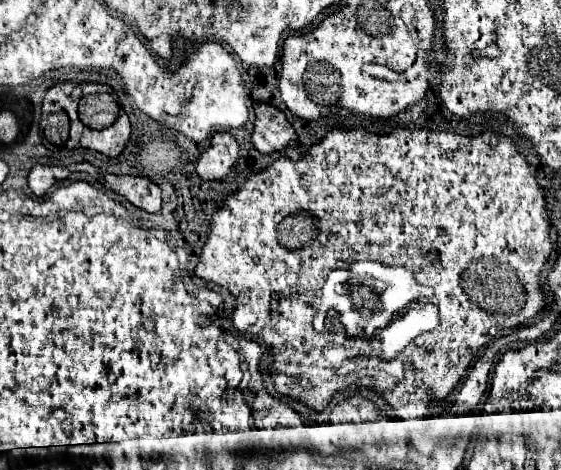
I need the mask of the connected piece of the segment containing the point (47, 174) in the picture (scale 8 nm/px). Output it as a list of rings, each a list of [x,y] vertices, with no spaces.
[[[35,166],[29,172],[29,188],[35,196],[43,196],[55,184],[55,176],[51,166]]]

